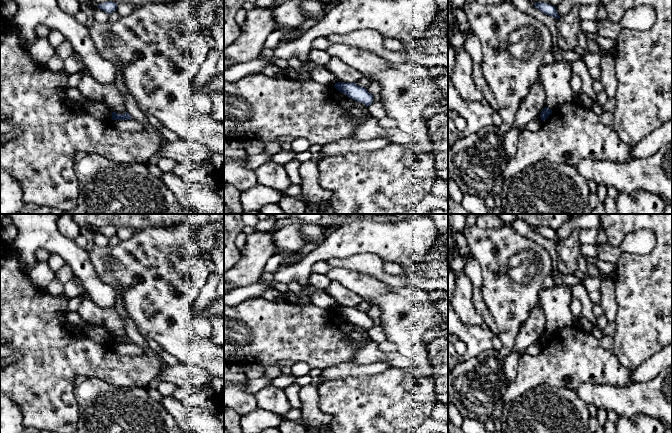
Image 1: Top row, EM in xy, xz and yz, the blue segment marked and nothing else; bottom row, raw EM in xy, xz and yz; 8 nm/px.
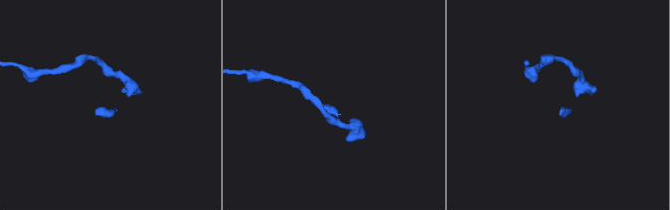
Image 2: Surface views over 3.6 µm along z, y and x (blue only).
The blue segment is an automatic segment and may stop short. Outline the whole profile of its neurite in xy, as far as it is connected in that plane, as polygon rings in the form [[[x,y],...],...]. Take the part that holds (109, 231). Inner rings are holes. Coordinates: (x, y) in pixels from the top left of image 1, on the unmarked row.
[[[108,225],[108,226],[105,226],[103,228],[98,229],[97,231],[102,233],[106,237],[110,238],[110,237],[116,235],[117,228],[112,226],[112,225]]]

